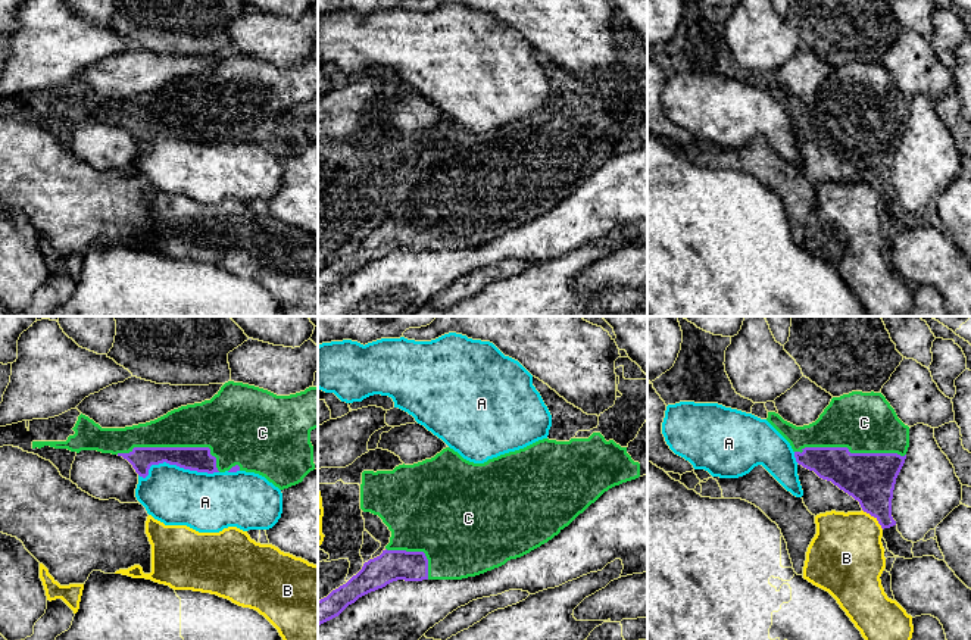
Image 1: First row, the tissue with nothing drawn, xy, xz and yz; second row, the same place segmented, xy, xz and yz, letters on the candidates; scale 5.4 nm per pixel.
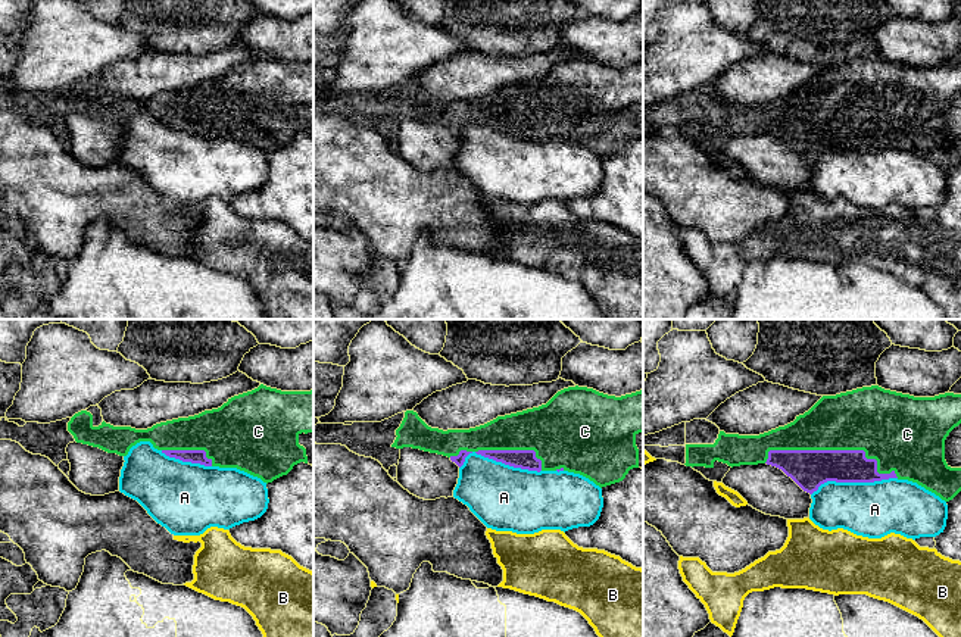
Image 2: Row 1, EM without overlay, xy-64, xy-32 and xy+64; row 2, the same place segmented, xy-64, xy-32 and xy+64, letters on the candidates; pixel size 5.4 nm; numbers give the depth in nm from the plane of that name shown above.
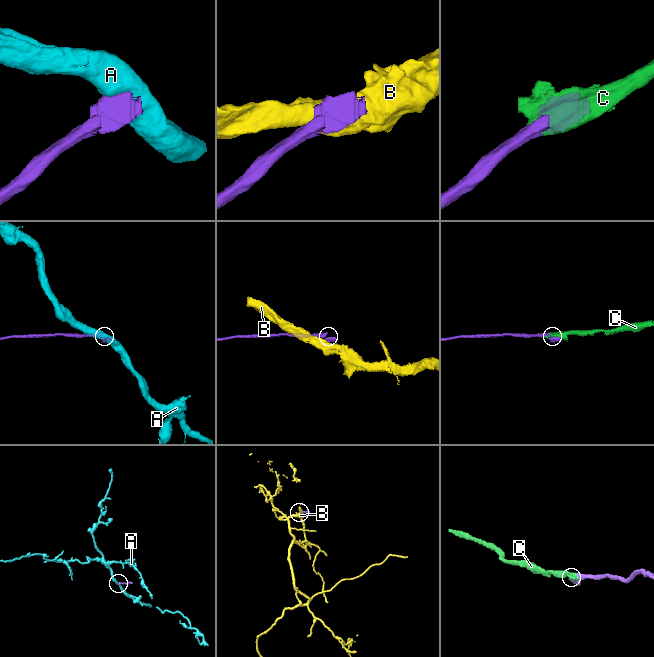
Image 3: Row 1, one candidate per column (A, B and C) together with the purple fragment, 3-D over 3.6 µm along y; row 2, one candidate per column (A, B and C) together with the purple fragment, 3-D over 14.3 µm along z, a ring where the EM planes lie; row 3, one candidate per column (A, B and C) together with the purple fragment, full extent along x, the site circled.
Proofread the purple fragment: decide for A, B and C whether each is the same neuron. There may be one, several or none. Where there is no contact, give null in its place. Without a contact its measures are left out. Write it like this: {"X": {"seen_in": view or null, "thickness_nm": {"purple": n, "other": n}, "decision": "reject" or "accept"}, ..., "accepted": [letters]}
{"A": {"seen_in": "xy", "thickness_nm": {"purple": 130, "other": 320}, "decision": "reject"}, "B": {"seen_in": "yz", "thickness_nm": {"purple": 280, "other": 400}, "decision": "reject"}, "C": {"seen_in": "xy", "thickness_nm": {"purple": 130, "other": 260}, "decision": "accept"}, "accepted": ["C"]}

